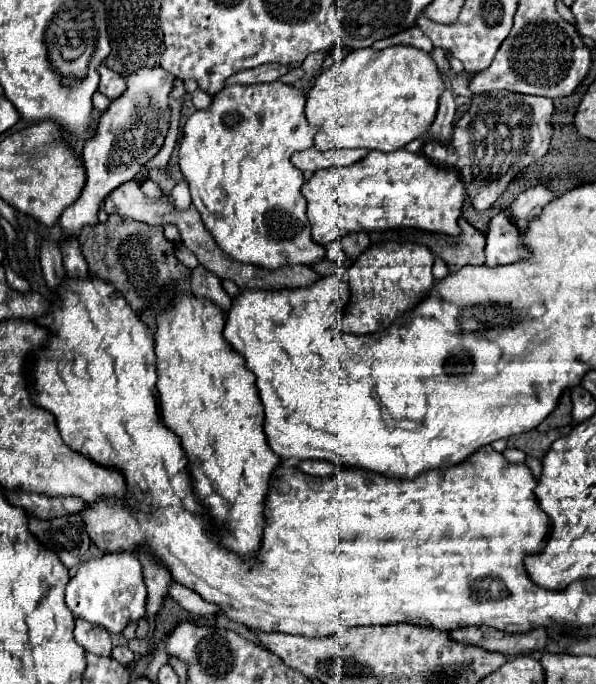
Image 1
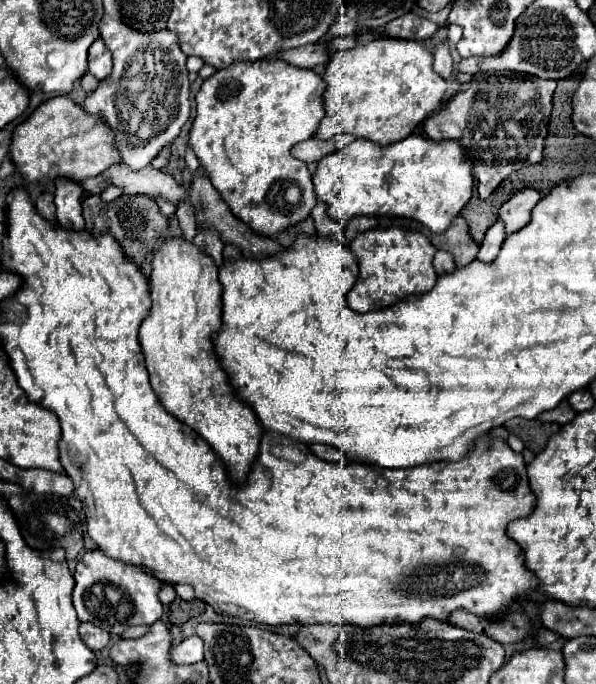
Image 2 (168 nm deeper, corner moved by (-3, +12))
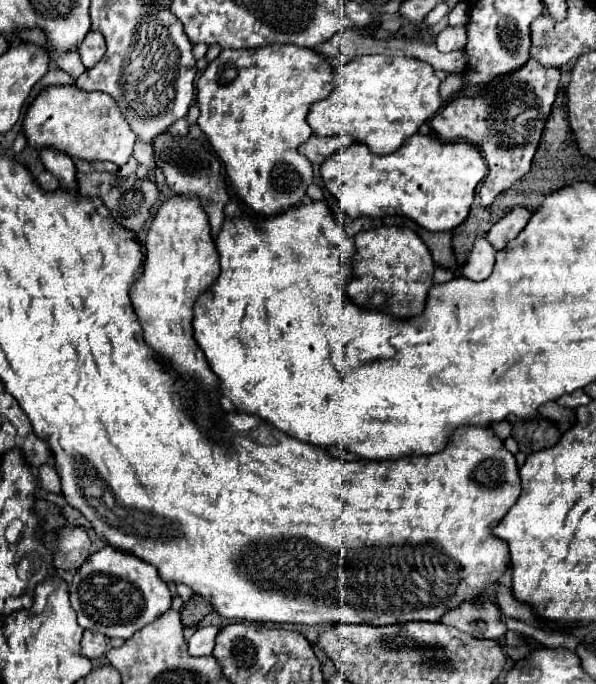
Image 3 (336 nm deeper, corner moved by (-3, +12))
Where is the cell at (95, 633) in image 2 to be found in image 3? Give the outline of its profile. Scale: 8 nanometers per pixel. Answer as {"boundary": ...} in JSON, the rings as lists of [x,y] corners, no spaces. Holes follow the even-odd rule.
{"boundary":[[[86,630],[84,636],[82,636],[82,654],[90,660],[94,658],[100,658],[104,652],[106,652],[106,636],[102,636],[100,632],[90,632]]]}

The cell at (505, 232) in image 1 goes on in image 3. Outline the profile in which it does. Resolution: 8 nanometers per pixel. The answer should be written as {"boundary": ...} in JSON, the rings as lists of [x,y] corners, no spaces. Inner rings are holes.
{"boundary":[[[484,236],[478,238],[460,274],[470,280],[486,280],[494,268],[494,254],[496,250],[490,246],[490,242],[486,242]]]}

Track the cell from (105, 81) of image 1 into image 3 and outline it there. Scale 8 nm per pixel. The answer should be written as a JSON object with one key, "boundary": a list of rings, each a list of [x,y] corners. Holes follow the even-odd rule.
{"boundary":[[[90,30],[86,34],[86,38],[78,44],[78,54],[82,58],[82,64],[86,68],[92,68],[92,64],[96,64],[106,52],[106,42],[104,42],[104,36],[100,32],[94,32]]]}

